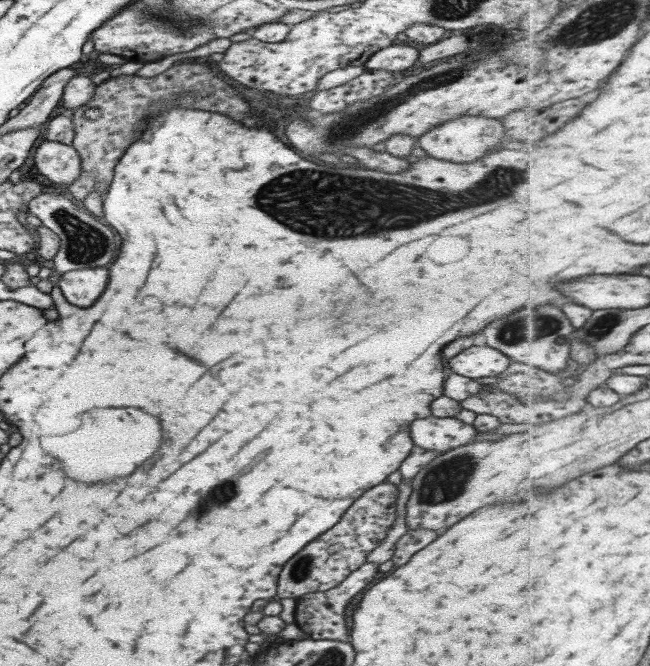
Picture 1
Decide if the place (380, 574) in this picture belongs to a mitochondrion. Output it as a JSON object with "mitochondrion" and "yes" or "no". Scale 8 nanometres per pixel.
{"mitochondrion":"no"}

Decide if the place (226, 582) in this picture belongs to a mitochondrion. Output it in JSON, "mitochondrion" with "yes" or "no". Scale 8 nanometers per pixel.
{"mitochondrion":"no"}

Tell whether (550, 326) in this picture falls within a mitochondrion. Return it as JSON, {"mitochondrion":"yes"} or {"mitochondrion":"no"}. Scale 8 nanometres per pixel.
{"mitochondrion":"yes"}

